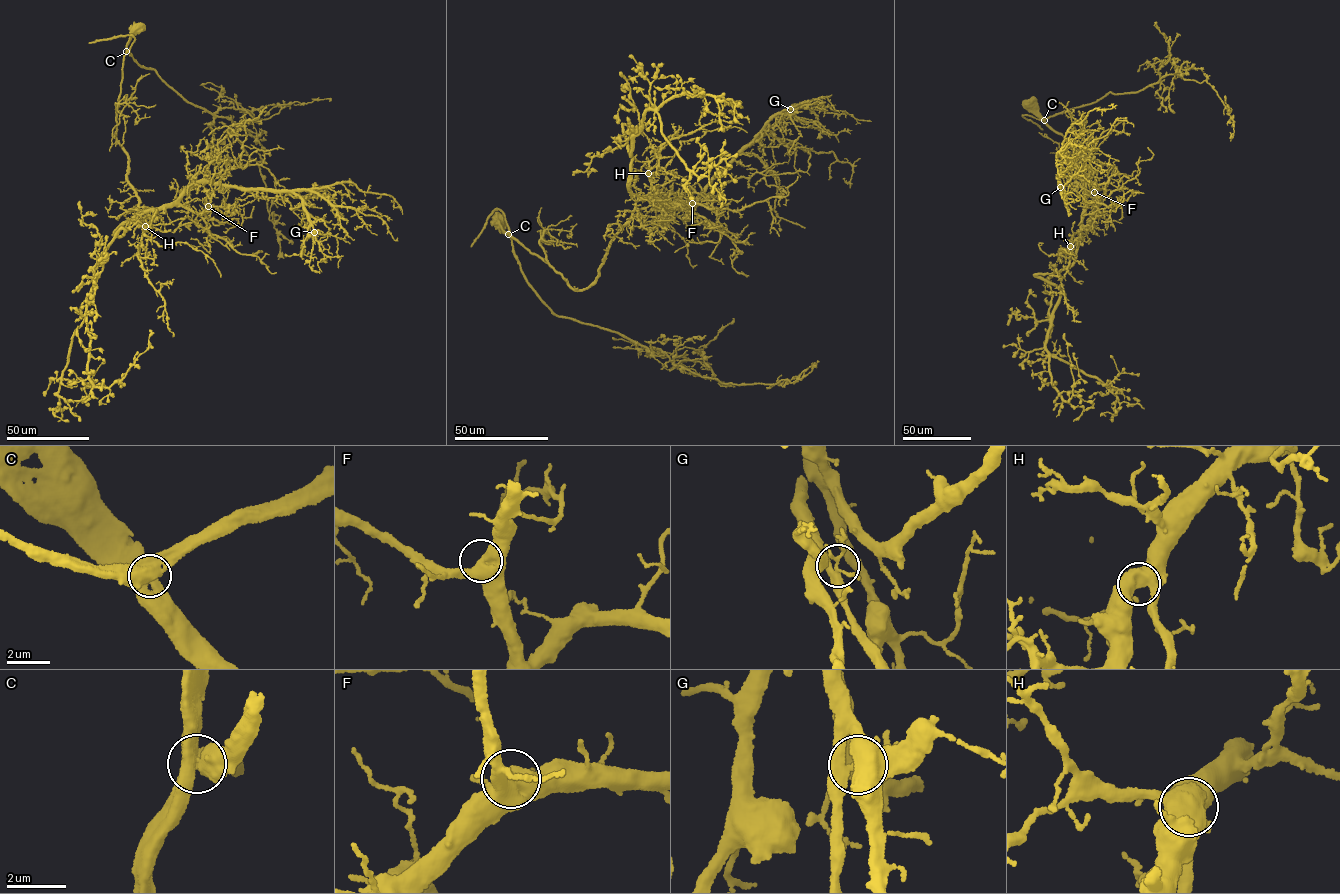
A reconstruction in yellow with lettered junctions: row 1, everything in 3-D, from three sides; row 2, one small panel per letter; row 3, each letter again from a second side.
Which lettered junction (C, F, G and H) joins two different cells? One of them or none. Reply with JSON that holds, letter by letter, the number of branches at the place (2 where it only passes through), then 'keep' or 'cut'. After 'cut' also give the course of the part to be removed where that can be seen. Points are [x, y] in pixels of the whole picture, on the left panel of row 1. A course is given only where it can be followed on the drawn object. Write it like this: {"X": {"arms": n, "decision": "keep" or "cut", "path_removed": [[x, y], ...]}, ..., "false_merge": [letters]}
{"C": {"arms": 4, "decision": "cut", "path_removed": [[126, 52], [140, 66], [156, 70], [189, 102], [230, 119], [238, 140], [259, 166], [279, 255], [280, 249]]}, "F": {"arms": 4, "decision": "keep"}, "G": {"arms": 5, "decision": "keep"}, "H": {"arms": 3, "decision": "keep"}, "false_merge": ["C"]}

